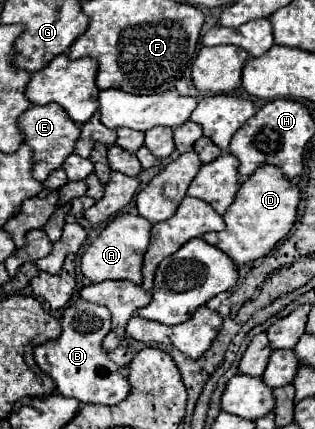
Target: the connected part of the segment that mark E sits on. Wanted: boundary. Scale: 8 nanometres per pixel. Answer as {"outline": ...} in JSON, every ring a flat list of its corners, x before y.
{"outline":[[59,104,31,106,17,120,23,134,23,142,33,150,33,178,43,182,51,170,59,168,63,160,73,152,73,144,79,136,79,124,75,124]]}

